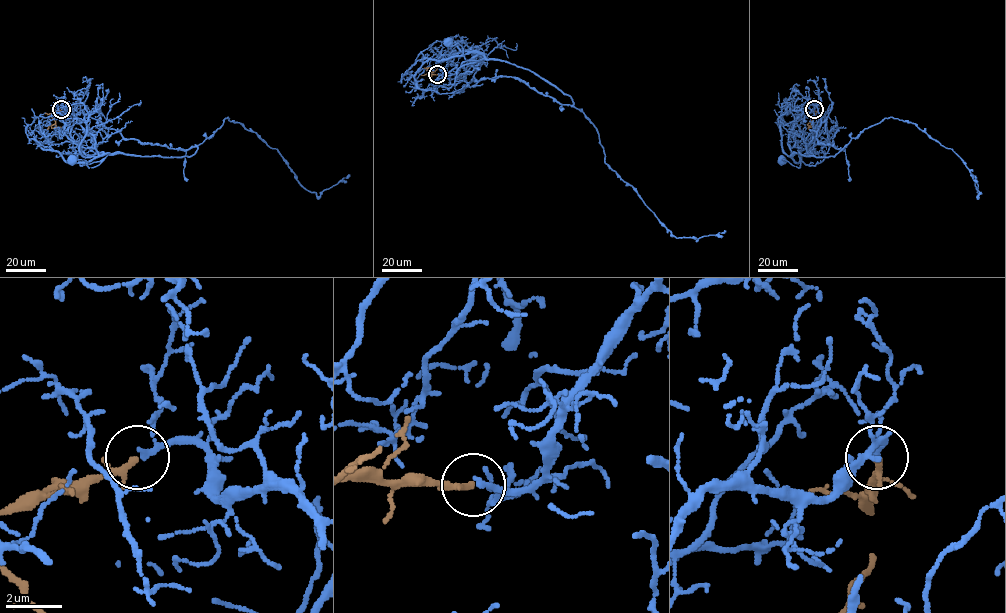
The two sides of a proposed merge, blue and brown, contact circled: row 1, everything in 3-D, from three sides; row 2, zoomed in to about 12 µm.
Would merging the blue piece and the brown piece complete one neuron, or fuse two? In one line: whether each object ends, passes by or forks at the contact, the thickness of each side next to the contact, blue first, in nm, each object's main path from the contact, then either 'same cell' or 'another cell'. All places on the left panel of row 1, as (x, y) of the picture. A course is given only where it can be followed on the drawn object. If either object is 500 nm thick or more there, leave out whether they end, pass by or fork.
blue passes by; brown passes by; 160 nm thick on the blue side, 180 nm on the other; blue runs (61, 109), (72, 112), (93, 136), (100, 155), (108, 154), (91, 168), (84, 160), (72, 161); brown runs (61, 109), (51, 114), (55, 123), (51, 127), (55, 127); same cell

